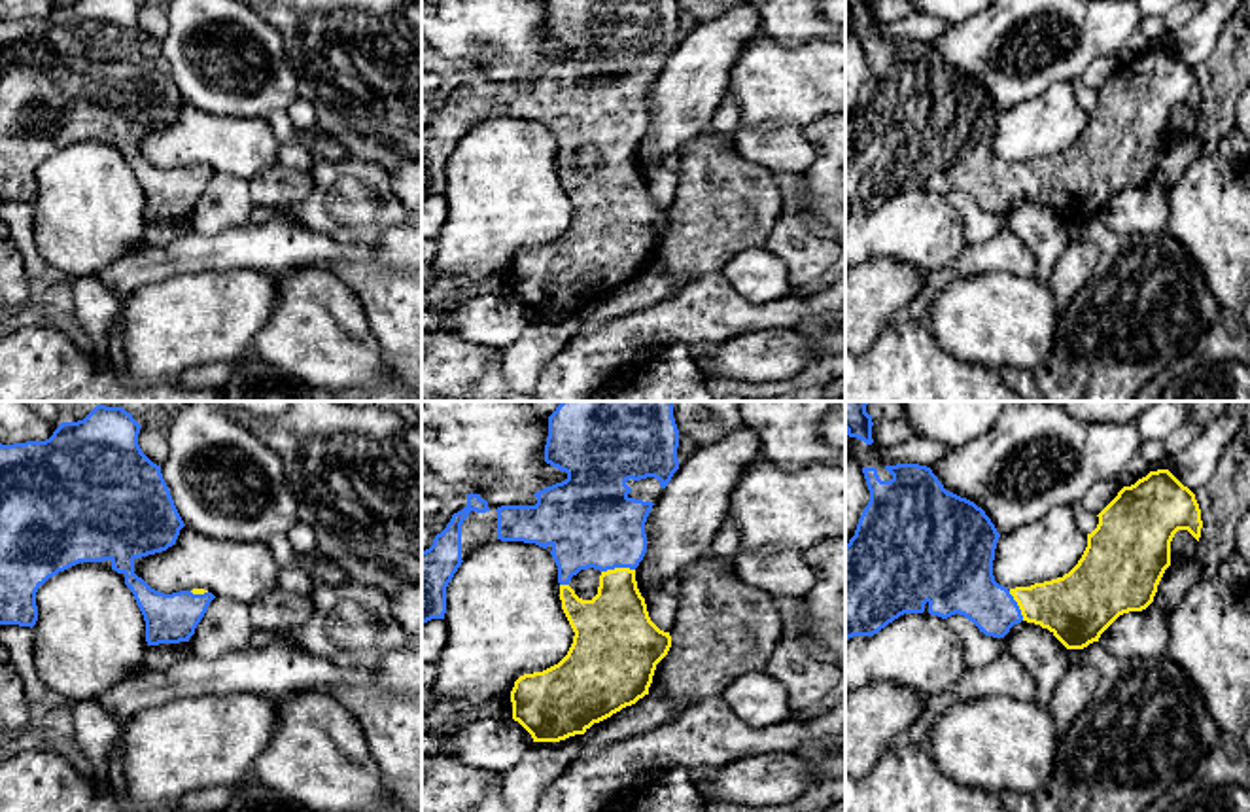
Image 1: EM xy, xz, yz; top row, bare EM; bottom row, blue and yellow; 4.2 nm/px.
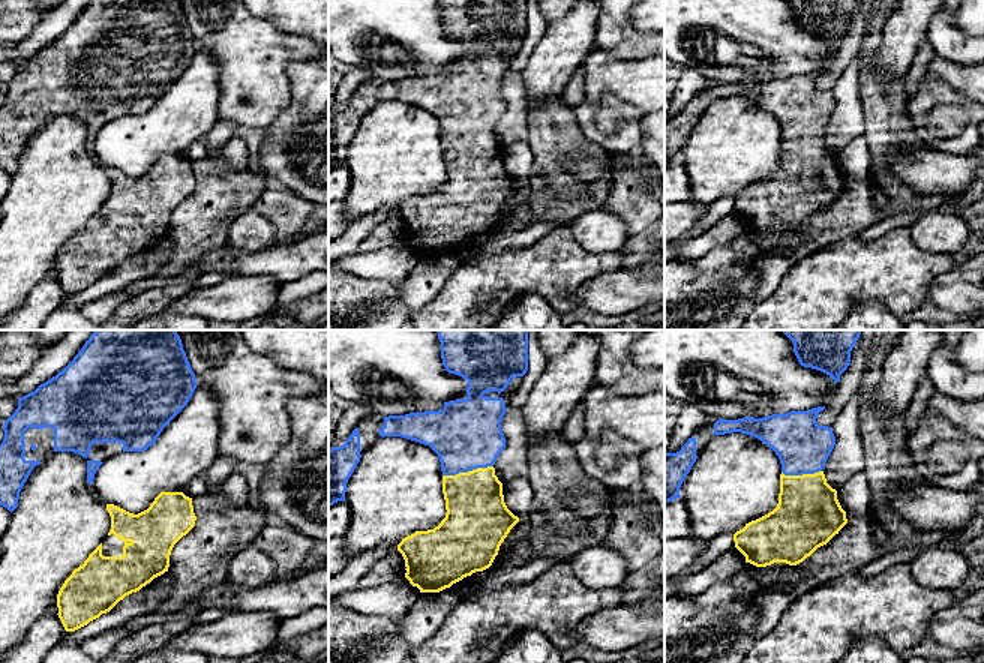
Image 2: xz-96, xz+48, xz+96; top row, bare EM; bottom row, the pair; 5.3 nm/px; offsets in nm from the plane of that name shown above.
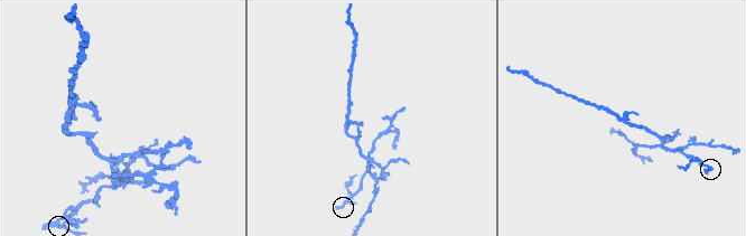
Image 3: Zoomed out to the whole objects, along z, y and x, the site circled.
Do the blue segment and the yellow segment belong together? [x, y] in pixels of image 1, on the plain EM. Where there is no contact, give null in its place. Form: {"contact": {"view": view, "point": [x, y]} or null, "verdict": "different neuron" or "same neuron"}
{"contact": {"view": "xz", "point": [617, 142]}, "verdict": "same neuron"}

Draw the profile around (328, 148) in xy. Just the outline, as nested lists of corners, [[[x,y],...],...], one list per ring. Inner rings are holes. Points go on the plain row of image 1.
[[[329,134],[316,140],[308,151],[314,155],[316,161],[329,161],[329,163],[342,163],[350,159],[350,151],[344,148],[344,144]]]

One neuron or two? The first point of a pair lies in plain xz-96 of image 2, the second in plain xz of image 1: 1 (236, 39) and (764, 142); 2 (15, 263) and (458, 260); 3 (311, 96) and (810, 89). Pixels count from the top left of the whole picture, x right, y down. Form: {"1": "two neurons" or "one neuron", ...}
{"1": "two neurons", "2": "one neuron", "3": "two neurons"}

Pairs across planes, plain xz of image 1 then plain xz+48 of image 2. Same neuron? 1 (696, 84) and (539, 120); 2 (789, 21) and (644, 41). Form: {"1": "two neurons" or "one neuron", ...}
{"1": "two neurons", "2": "one neuron"}

